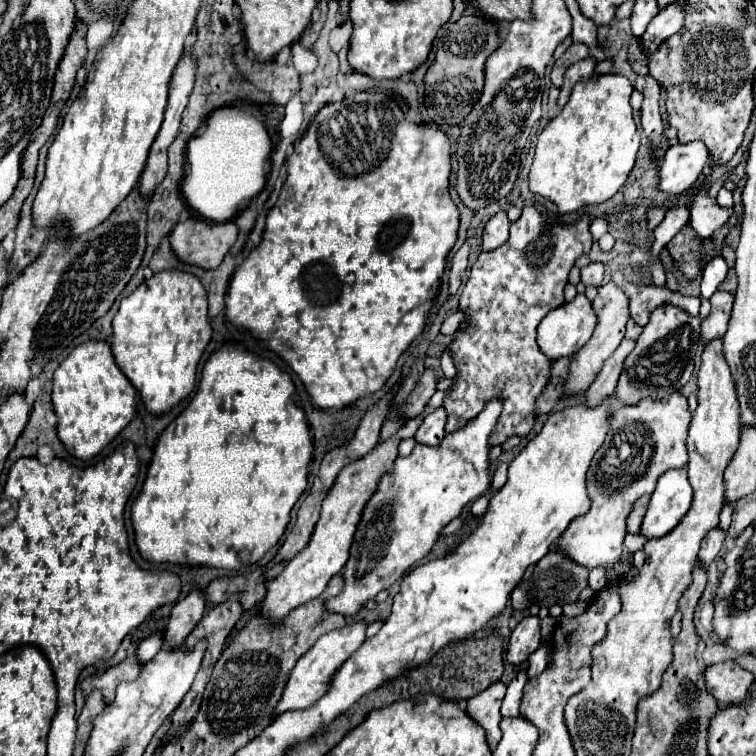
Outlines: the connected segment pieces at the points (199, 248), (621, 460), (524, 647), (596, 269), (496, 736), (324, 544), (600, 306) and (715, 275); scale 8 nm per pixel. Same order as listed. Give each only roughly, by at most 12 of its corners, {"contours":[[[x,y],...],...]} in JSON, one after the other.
{"contours":[[[195,217],[169,235],[177,259],[217,269],[235,239],[233,221]],[[679,391],[611,411],[587,471],[591,509],[557,549],[631,573],[625,519],[663,471],[687,465]],[[525,617],[511,633],[507,661],[521,665],[541,643],[539,617]],[[589,263],[581,269],[583,285],[601,287],[603,265]],[[493,683],[467,701],[465,711],[483,727],[493,751],[501,739],[505,685]],[[423,415],[343,467],[309,545],[273,581],[265,615],[315,599],[349,559],[353,535],[399,441]],[[615,283],[593,299],[593,337],[571,357],[563,397],[583,395],[625,337],[629,299]],[[713,257],[703,269],[701,295],[711,299],[727,277],[723,257]]]}

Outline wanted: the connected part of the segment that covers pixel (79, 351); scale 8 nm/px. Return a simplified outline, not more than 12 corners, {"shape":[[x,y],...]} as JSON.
{"shape":[[105,341],[53,375],[57,437],[87,461],[133,419],[137,391]]}

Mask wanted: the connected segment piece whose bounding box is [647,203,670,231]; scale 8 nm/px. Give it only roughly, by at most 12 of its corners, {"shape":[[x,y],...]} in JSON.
{"shape":[[670,205],[648,209],[647,225],[650,231],[661,223]]}

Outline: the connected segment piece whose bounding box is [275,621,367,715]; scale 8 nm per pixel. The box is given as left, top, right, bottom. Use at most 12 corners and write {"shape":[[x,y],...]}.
{"shape":[[367,625],[321,635],[291,671],[275,715],[315,705]]}

